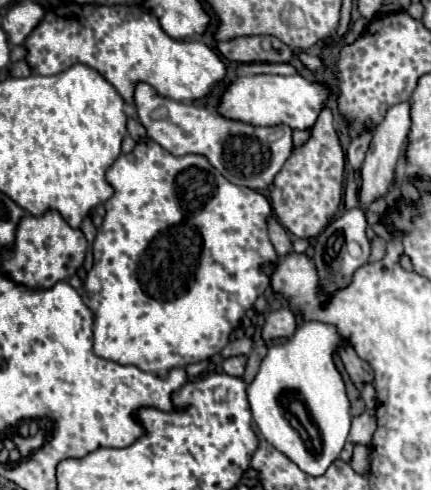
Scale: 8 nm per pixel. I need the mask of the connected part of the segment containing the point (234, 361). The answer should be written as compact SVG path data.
M231 356L223 360L223 372L231 376L243 376L247 364L247 356Z

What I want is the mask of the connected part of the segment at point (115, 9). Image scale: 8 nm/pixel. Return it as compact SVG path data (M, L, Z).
M66 2L56 7L49 7L45 11L43 22L25 40L25 46L29 50L27 62L35 74L43 74L43 76L59 74L71 68L73 64L81 62L95 68L109 84L115 86L115 90L127 102L133 100L133 88L137 82L151 84L165 98L171 98L177 102L193 102L209 96L211 90L227 76L227 66L209 46L197 40L191 40L191 42L173 40L163 32L159 20L153 14L137 6L93 6L93 4Z

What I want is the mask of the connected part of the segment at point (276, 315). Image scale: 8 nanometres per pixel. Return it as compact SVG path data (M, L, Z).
M279 308L267 314L263 324L263 340L277 340L277 338L289 338L297 328L295 314L291 308Z

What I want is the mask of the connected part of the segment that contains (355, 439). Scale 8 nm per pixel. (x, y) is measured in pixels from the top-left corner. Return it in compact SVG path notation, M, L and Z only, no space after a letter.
M365 410L361 416L353 418L351 432L349 432L349 442L351 444L369 446L373 432L375 432L375 414L369 412L369 410Z

